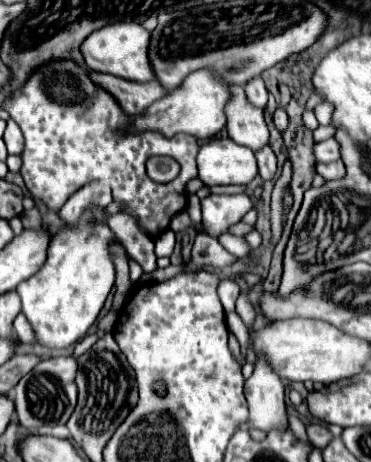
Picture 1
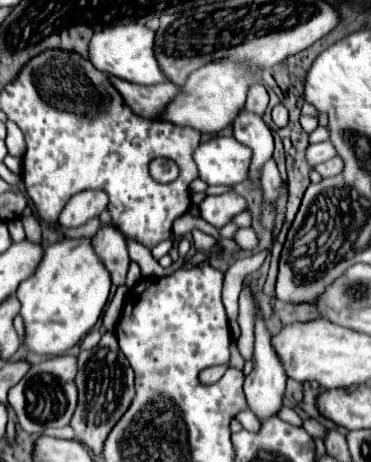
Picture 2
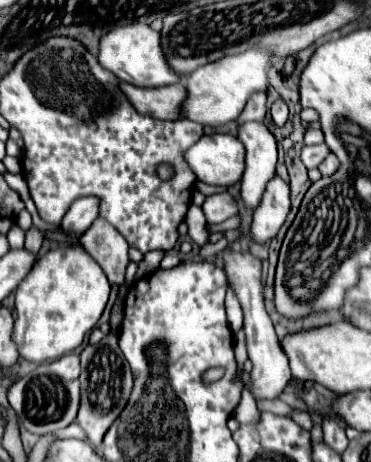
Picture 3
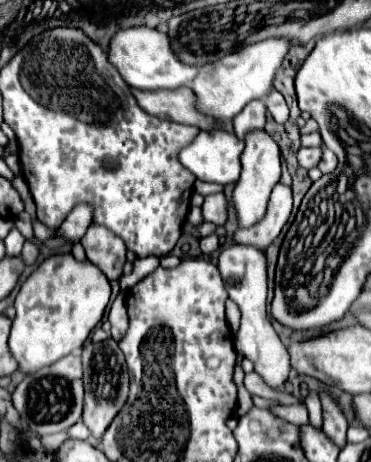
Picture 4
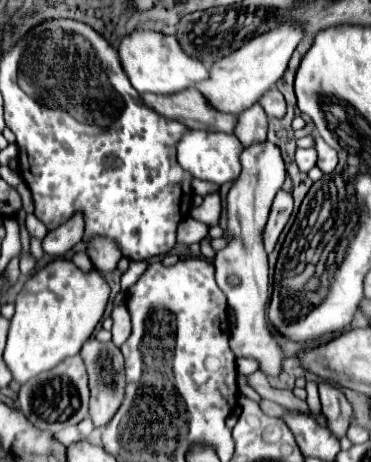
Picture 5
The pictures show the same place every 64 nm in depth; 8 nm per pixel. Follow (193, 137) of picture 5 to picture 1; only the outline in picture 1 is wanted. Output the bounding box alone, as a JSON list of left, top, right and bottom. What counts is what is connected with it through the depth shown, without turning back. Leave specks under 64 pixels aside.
[198,138,256,186]

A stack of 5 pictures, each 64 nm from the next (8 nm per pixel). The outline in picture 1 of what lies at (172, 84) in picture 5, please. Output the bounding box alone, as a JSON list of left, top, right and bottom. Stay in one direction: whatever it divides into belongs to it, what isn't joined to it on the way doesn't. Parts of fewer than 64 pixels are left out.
[80,24,154,82]

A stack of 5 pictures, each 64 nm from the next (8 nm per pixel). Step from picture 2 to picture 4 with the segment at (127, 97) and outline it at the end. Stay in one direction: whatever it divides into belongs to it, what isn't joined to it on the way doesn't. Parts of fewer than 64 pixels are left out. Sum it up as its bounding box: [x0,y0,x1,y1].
[132,86,216,130]

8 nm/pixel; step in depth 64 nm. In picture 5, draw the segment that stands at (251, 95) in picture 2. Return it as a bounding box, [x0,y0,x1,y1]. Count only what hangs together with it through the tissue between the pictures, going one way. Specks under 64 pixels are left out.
[234,102,268,146]

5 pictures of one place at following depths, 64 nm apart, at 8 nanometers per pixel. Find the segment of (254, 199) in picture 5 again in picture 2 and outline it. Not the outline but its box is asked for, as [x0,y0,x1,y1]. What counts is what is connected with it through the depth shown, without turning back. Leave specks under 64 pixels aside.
[232,108,286,424]

